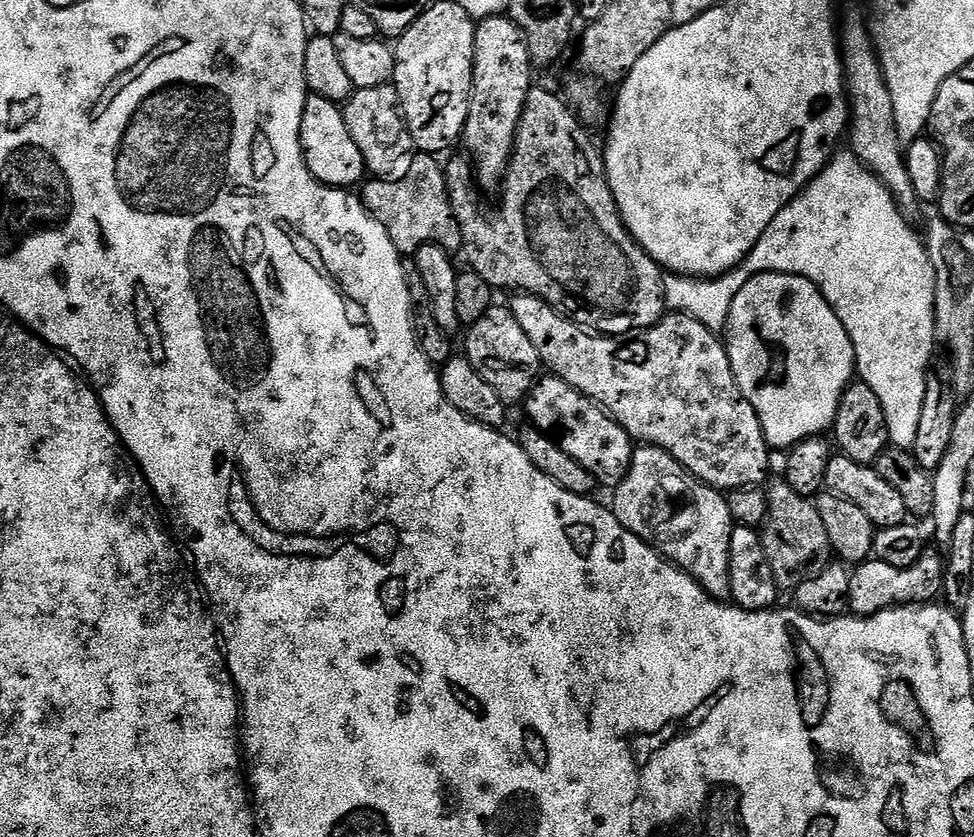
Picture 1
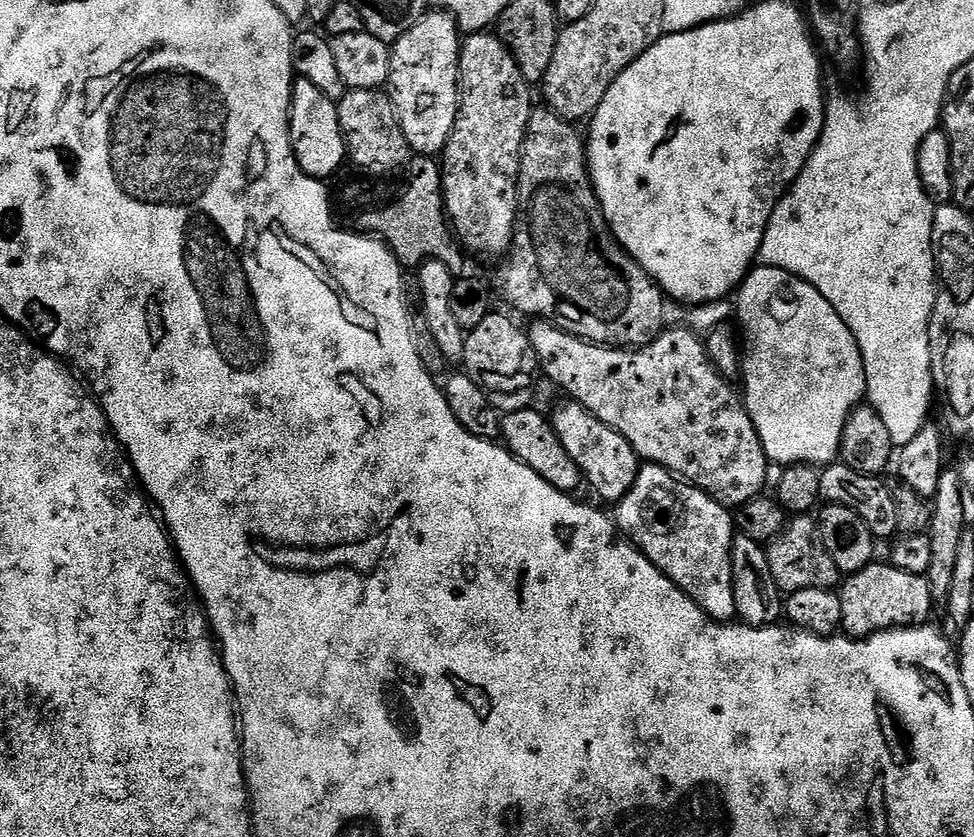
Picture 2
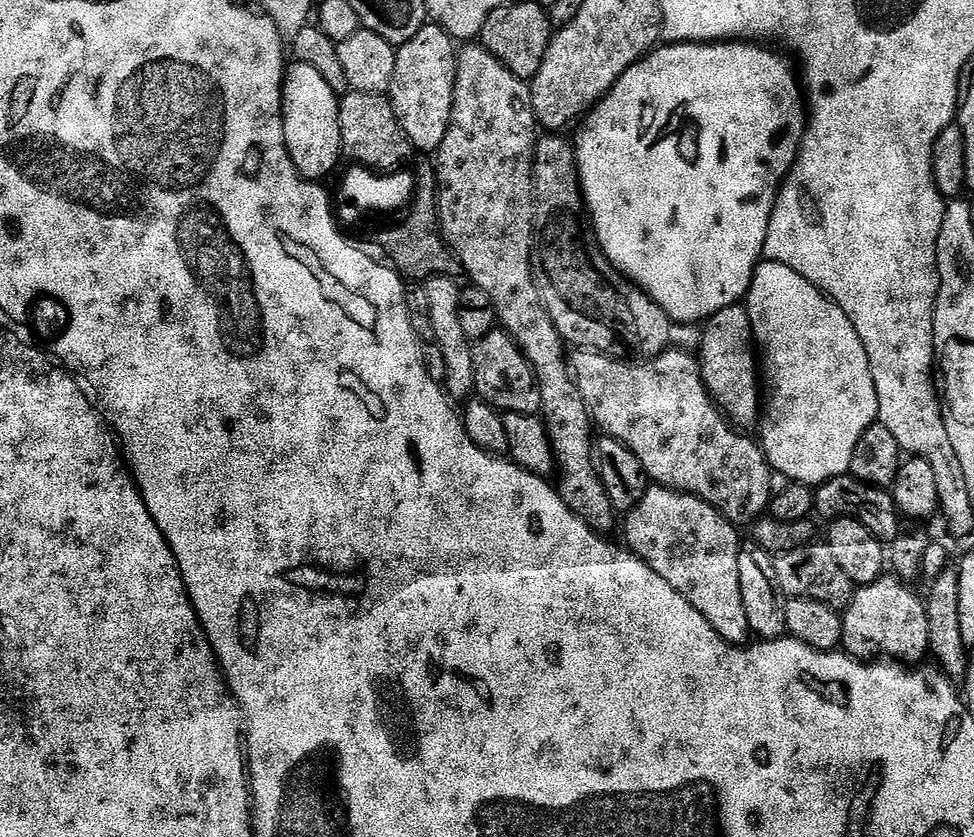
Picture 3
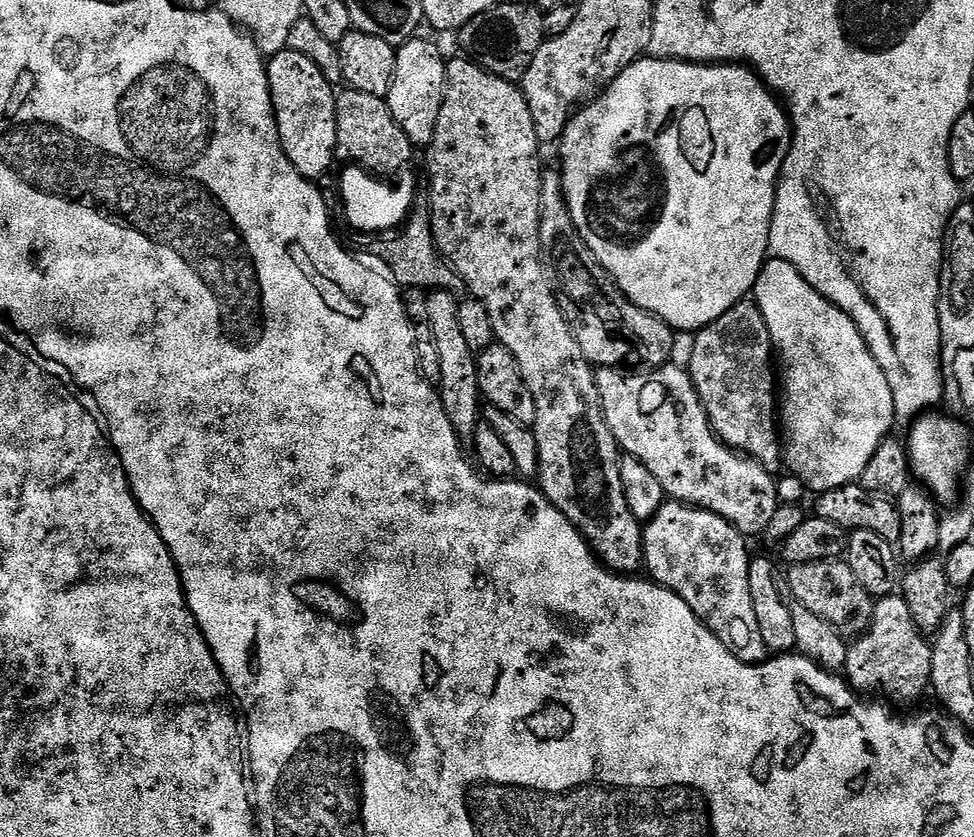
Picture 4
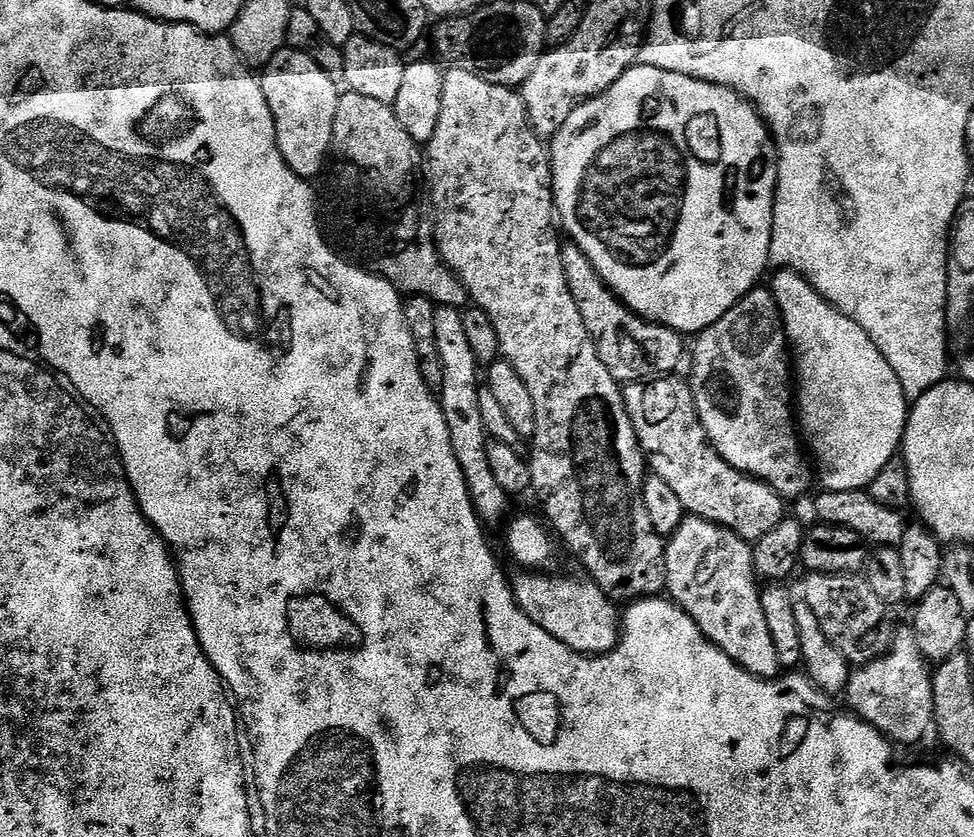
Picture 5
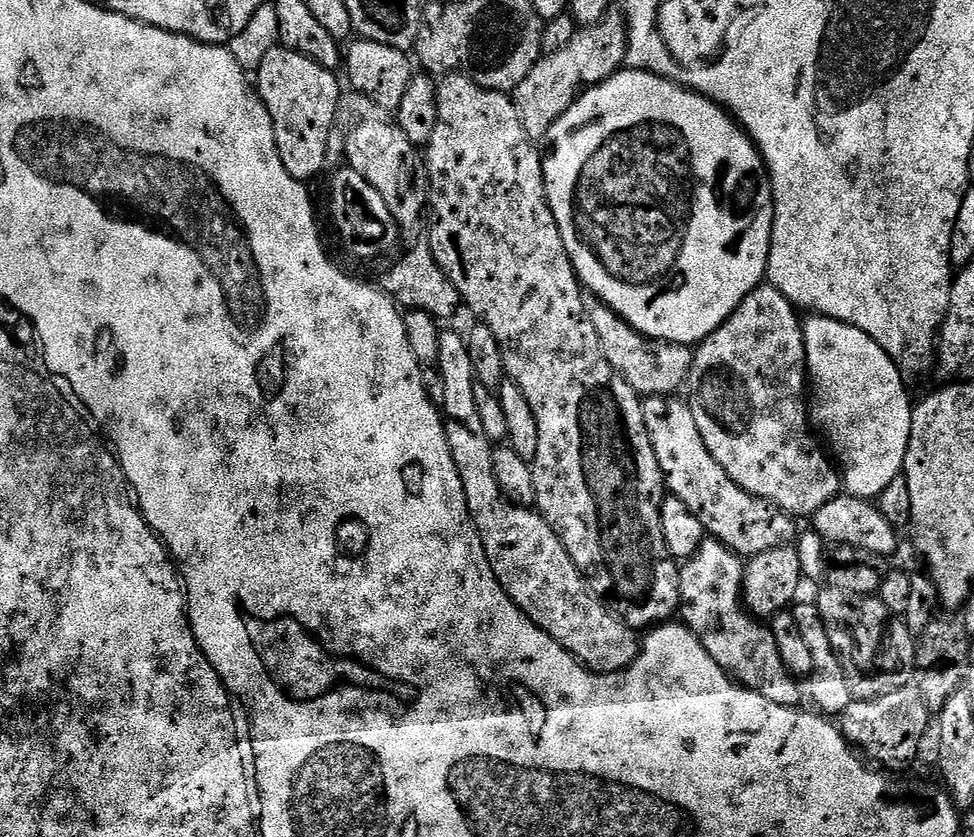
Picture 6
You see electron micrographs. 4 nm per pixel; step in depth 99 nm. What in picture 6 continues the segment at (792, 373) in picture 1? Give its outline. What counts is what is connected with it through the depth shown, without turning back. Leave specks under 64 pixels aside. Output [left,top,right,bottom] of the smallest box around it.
[803,314,914,501]

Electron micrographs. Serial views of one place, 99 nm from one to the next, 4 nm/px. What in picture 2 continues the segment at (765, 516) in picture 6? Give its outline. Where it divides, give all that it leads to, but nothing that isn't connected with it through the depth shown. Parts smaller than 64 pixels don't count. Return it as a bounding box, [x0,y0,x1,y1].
[526,318,770,510]

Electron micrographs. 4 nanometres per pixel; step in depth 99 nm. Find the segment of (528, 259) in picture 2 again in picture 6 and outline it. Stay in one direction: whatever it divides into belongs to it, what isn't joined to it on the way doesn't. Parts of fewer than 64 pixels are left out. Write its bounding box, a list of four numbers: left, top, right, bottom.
[584,292,693,398]

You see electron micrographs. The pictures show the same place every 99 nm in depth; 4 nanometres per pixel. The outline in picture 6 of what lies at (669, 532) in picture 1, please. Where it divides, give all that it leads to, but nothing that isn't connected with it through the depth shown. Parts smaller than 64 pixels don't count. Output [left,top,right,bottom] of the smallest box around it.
[678,538,802,708]

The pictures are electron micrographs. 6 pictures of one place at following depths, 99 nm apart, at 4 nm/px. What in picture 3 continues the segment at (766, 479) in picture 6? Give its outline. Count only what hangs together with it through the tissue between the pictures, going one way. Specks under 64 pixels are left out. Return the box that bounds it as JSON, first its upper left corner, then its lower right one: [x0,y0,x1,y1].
[698,303,762,430]

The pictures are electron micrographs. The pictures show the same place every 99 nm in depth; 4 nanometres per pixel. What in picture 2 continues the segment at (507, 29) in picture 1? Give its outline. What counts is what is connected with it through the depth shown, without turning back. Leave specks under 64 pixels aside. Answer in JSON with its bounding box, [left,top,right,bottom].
[442,30,534,257]

